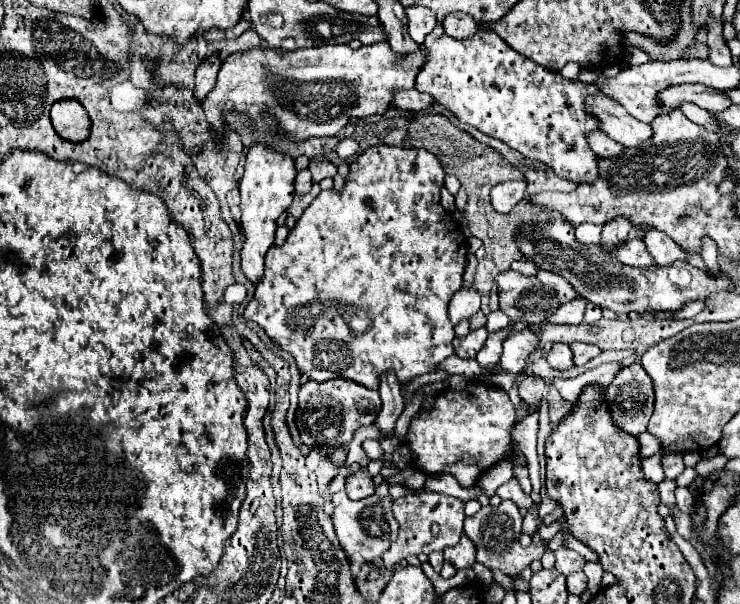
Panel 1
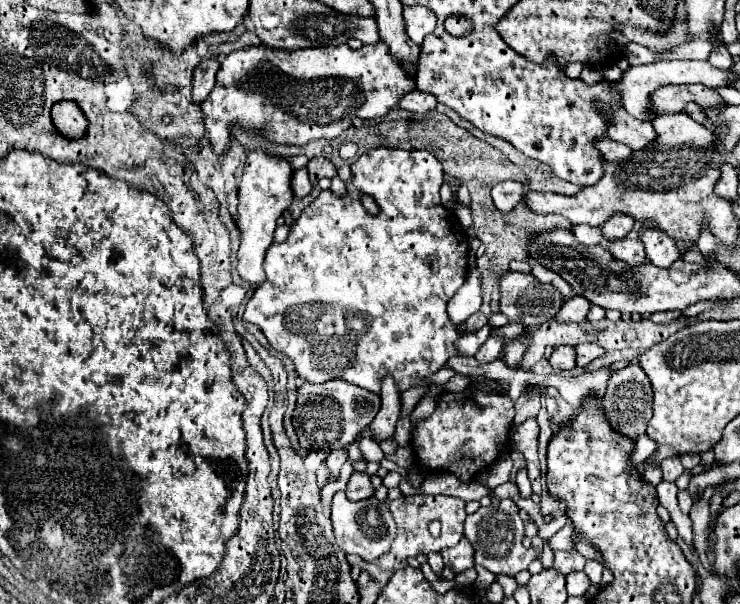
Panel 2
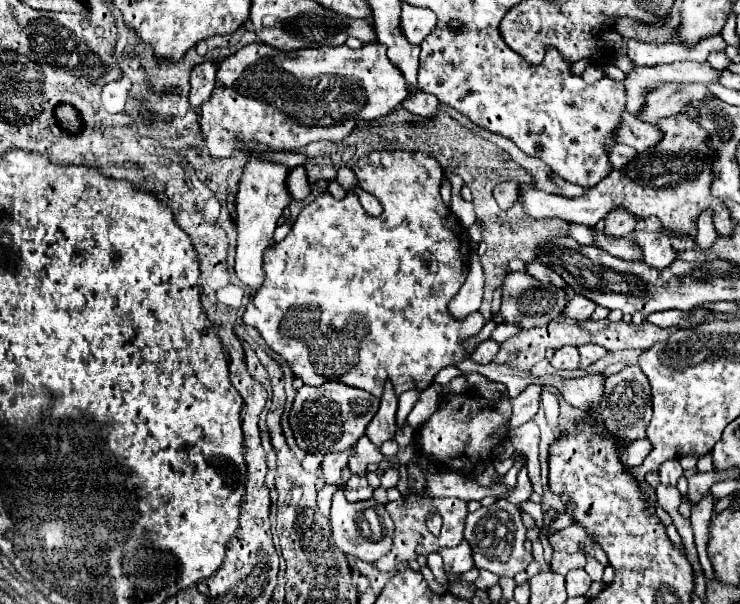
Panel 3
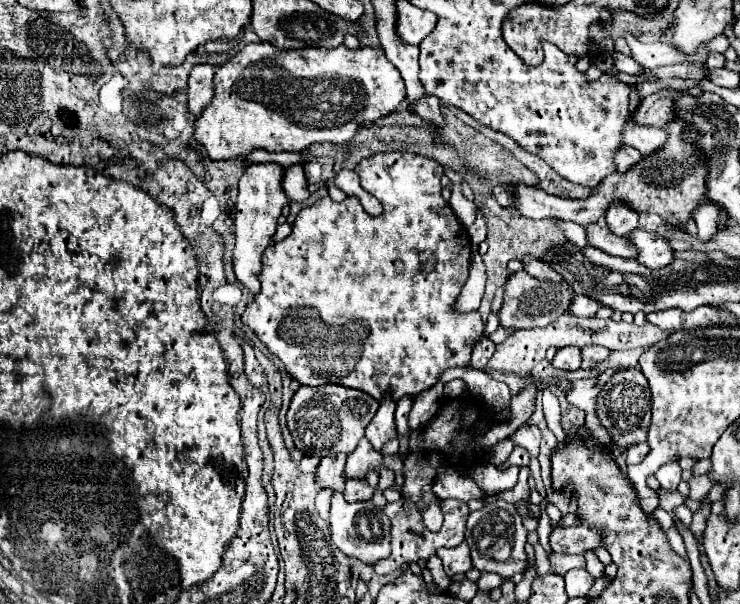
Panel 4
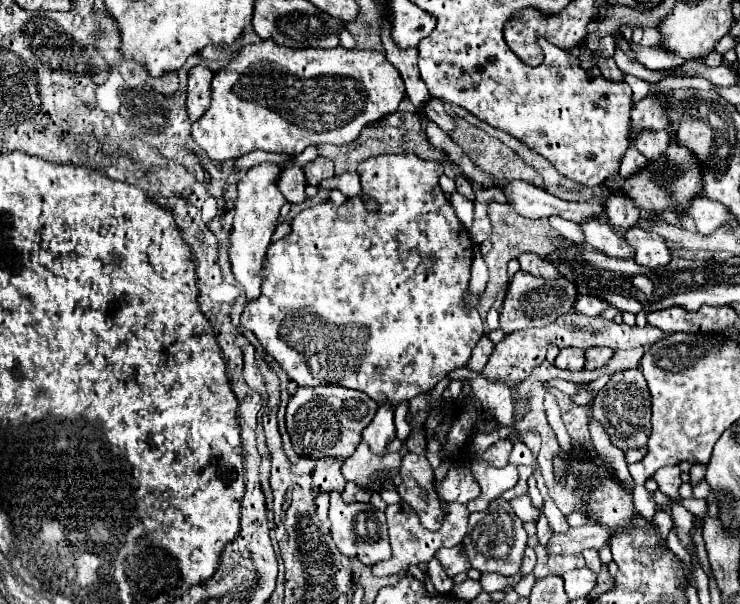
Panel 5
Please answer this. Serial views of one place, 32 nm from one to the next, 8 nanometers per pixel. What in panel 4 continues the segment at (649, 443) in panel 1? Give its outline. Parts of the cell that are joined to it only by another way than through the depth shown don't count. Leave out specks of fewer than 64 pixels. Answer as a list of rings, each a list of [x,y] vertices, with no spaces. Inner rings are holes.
[[[643,442],[642,444],[636,444],[631,446],[626,450],[627,458],[626,463],[627,465],[632,464],[639,464],[645,458],[646,454],[648,454],[650,448],[647,442]]]

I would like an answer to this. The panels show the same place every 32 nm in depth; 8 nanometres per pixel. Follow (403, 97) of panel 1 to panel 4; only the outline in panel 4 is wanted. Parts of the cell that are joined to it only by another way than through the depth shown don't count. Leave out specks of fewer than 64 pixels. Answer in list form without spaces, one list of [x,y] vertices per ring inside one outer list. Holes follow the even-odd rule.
[[[424,96],[416,104],[412,104],[412,110],[422,116],[424,120],[432,124],[444,124],[444,114],[442,114],[442,104],[436,96]]]

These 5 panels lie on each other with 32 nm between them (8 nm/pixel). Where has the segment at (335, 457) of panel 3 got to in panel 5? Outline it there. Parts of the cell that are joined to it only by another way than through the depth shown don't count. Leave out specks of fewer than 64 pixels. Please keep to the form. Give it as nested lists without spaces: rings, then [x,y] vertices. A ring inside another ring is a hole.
[[[322,458],[316,462],[314,474],[312,474],[312,492],[314,496],[322,494],[322,492],[330,492],[330,490],[344,490],[346,480],[340,474],[340,466],[336,460],[332,458]]]

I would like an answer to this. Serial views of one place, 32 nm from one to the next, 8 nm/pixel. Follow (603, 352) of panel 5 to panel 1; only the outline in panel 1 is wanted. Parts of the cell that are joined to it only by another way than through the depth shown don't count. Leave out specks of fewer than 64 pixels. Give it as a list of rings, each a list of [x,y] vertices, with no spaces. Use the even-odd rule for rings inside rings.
[[[572,344],[570,348],[572,348],[572,352],[574,352],[574,364],[576,364],[576,366],[584,366],[588,360],[596,358],[596,356],[602,352],[602,350],[596,348],[594,344]]]

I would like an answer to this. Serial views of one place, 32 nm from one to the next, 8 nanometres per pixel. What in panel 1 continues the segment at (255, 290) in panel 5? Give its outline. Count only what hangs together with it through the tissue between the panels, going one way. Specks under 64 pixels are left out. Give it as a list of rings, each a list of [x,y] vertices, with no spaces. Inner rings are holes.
[[[256,144],[248,150],[244,162],[244,176],[240,180],[240,198],[242,198],[240,230],[244,234],[244,244],[240,250],[240,270],[254,284],[258,284],[264,276],[264,256],[268,248],[274,244],[276,220],[292,204],[294,176],[296,176],[296,168],[290,156],[278,154],[266,148],[264,144]]]

